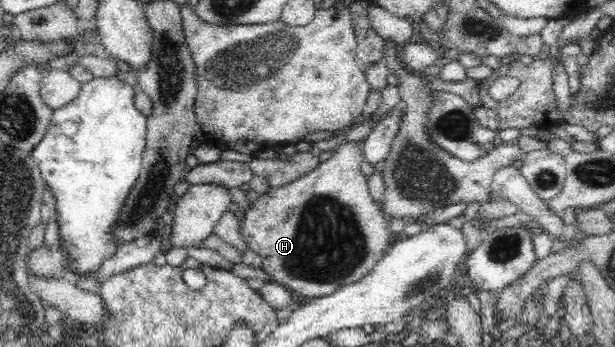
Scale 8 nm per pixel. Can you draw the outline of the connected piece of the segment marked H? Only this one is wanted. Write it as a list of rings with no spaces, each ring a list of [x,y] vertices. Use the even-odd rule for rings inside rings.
[[[347,142],[342,143],[334,152],[333,156],[328,160],[321,162],[315,169],[304,173],[294,179],[287,185],[270,188],[270,190],[262,196],[257,196],[255,202],[252,203],[252,208],[246,209],[243,214],[243,220],[239,224],[239,232],[241,232],[241,238],[245,242],[245,245],[255,251],[257,255],[261,256],[262,269],[265,270],[271,277],[271,281],[284,286],[289,289],[294,296],[313,297],[319,298],[337,291],[343,285],[349,285],[359,281],[363,276],[367,275],[376,262],[382,259],[383,254],[387,251],[387,248],[392,244],[392,234],[389,229],[389,218],[384,213],[380,202],[375,201],[373,196],[369,193],[369,186],[367,185],[366,175],[360,170],[361,163],[364,161],[364,153],[362,150],[362,144],[359,142]]]

